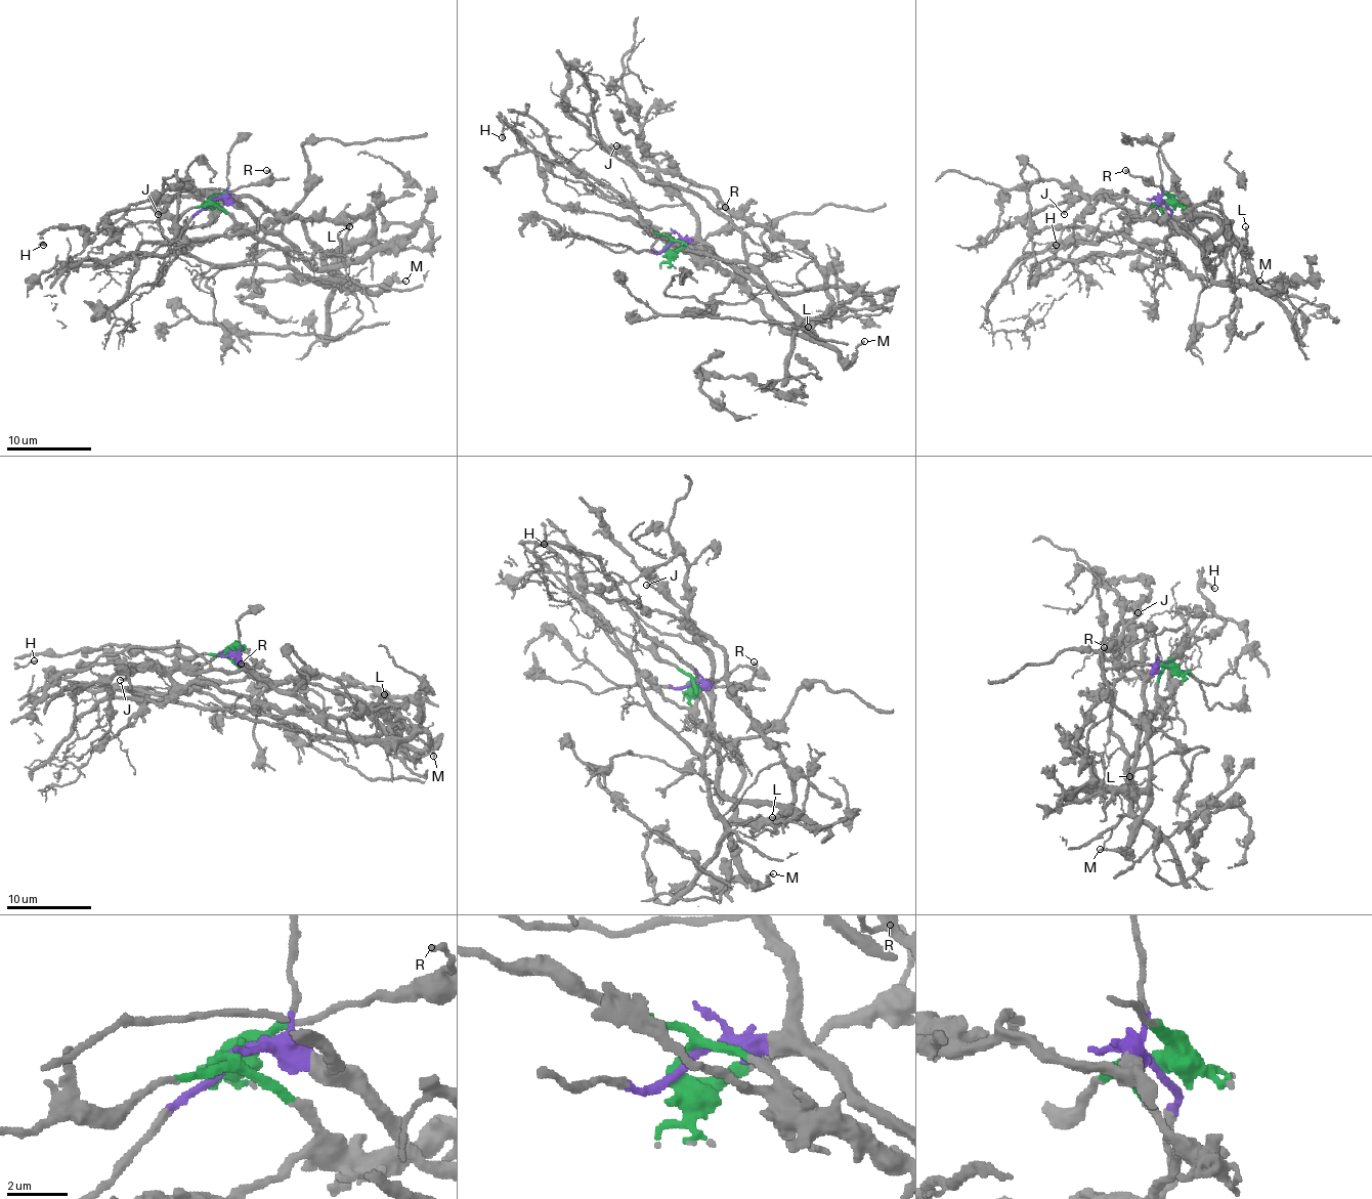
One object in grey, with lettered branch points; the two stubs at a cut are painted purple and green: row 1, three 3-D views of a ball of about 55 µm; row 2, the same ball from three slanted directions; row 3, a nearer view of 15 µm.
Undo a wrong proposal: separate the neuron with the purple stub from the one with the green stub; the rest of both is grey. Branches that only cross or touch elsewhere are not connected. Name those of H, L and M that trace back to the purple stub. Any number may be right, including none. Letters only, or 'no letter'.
no letter

